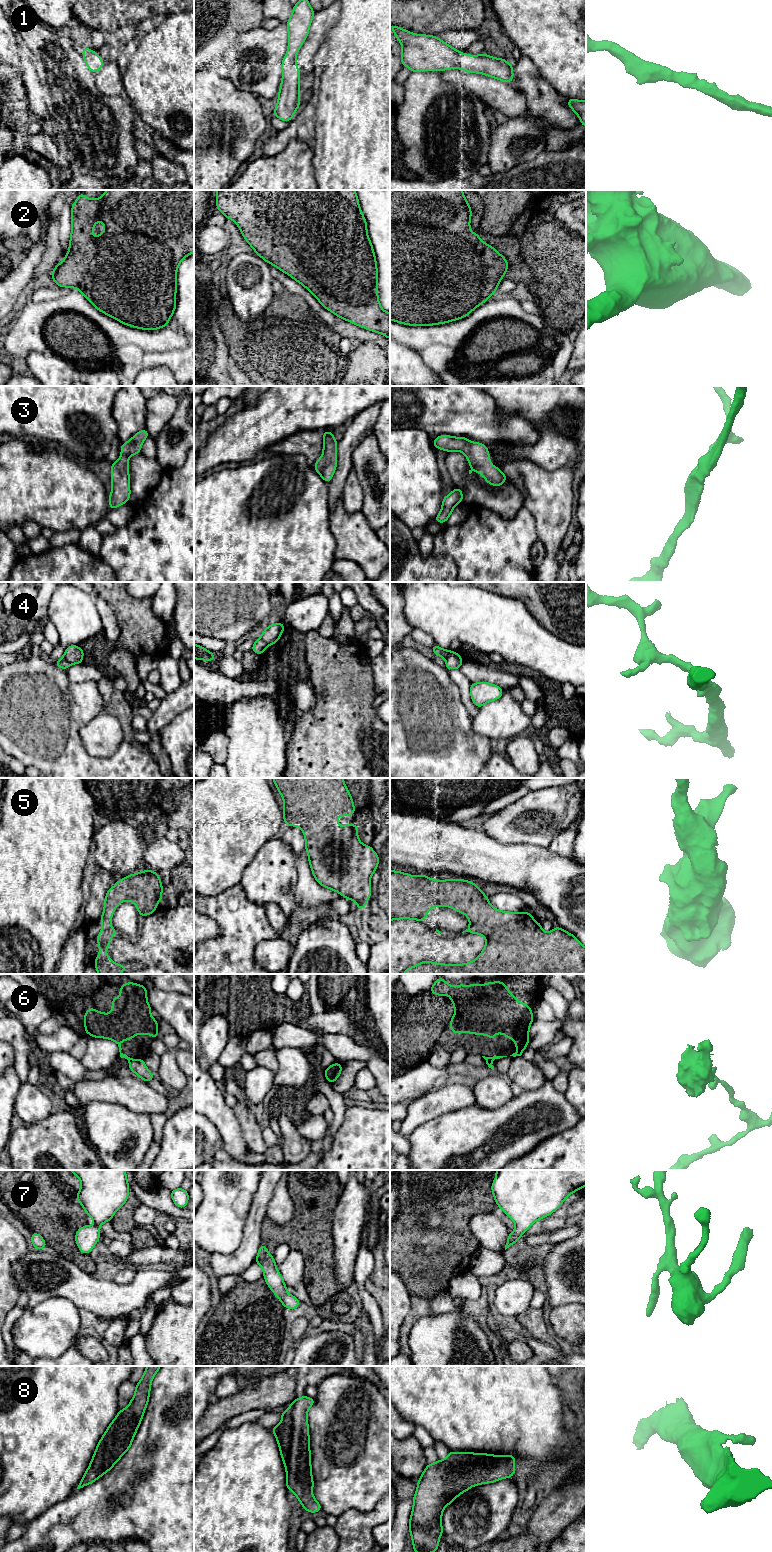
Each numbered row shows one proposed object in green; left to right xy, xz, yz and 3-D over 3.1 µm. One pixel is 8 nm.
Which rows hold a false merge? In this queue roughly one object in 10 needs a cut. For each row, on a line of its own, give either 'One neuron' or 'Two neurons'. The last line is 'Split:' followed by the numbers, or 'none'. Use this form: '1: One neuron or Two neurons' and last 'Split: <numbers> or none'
1: One neuron
2: One neuron
3: One neuron
4: Two neurons
5: One neuron
6: Two neurons
7: One neuron
8: One neuron
Split: 4, 6

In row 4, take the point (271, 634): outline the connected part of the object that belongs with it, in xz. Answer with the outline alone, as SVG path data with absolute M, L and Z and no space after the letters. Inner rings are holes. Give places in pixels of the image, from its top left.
M275 623L266 627L260 637L267 645L273 645L278 642L285 628L284 623Z

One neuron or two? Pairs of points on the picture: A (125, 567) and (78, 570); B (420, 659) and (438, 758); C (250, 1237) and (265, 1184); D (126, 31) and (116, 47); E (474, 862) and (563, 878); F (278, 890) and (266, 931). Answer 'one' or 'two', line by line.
A: two
B: one
C: one
D: one
E: one
F: two

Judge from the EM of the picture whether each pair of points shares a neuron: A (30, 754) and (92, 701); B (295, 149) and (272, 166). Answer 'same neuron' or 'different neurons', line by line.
A: same neuron
B: same neuron

